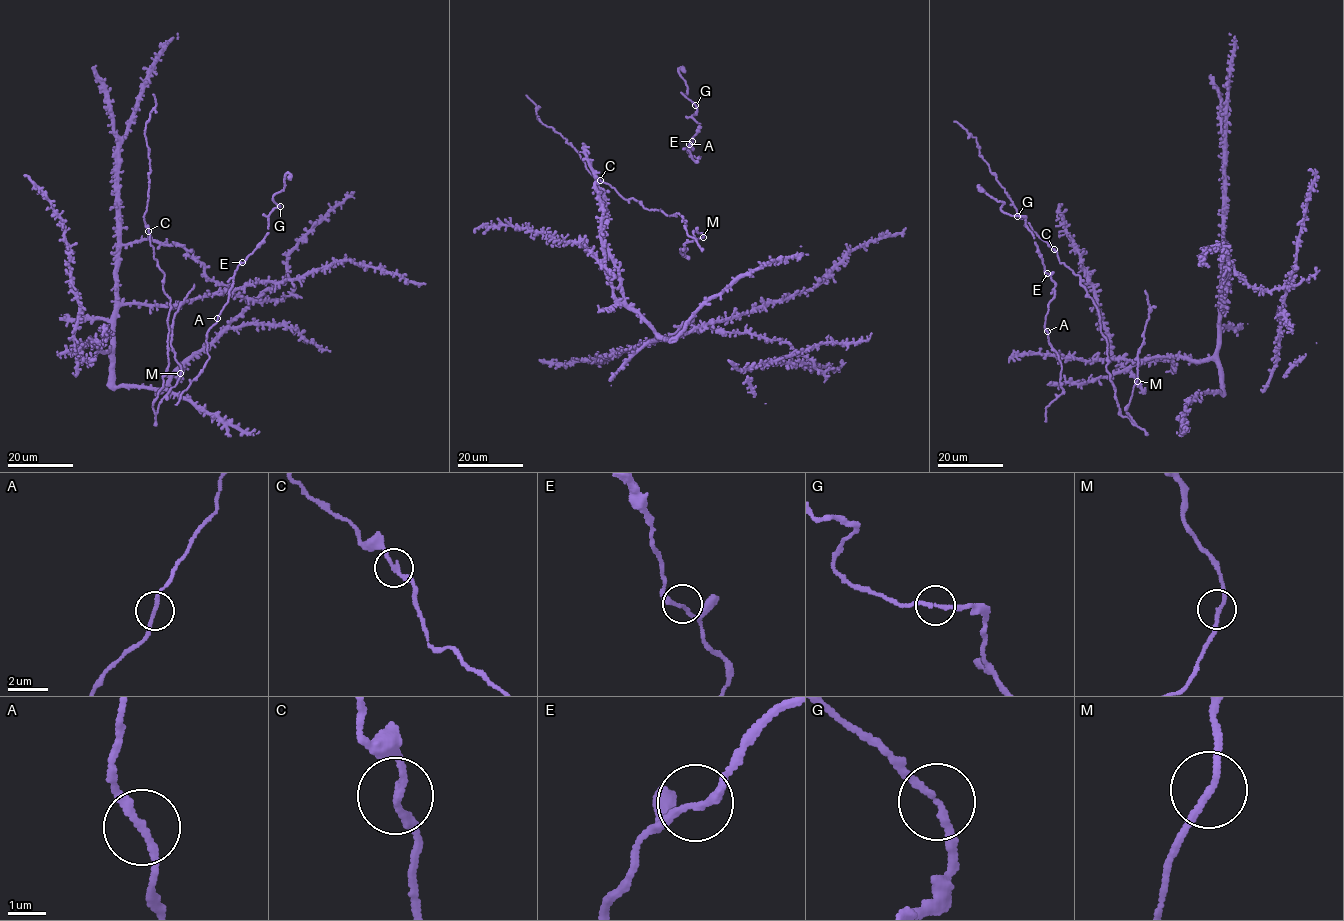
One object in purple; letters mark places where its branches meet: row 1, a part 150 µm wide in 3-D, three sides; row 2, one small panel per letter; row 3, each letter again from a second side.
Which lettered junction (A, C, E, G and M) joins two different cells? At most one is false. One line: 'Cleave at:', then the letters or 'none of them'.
Cleave at: none of them

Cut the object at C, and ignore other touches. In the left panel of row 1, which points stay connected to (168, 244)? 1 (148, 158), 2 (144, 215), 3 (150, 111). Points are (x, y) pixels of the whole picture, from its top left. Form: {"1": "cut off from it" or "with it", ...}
{"1": "cut off from it", "2": "cut off from it", "3": "cut off from it"}

